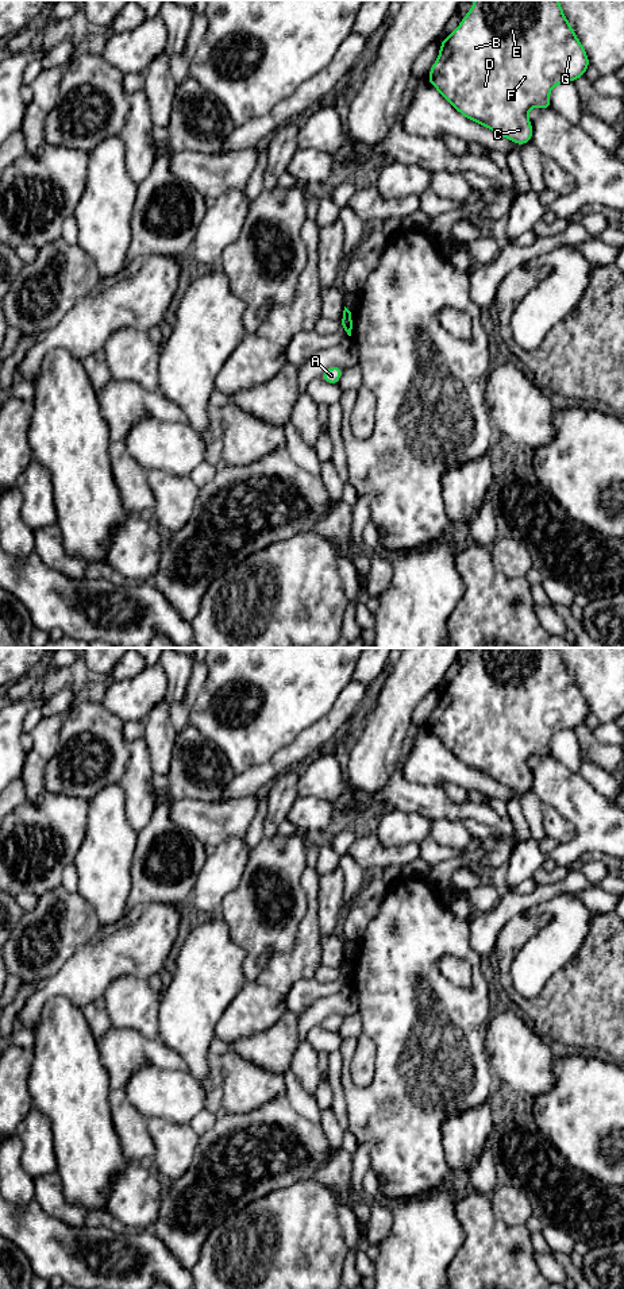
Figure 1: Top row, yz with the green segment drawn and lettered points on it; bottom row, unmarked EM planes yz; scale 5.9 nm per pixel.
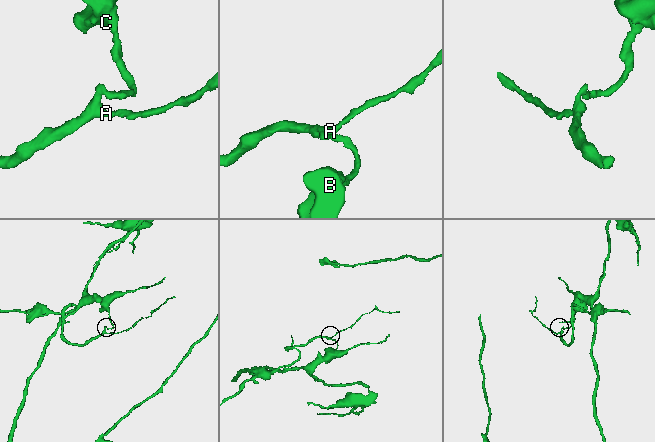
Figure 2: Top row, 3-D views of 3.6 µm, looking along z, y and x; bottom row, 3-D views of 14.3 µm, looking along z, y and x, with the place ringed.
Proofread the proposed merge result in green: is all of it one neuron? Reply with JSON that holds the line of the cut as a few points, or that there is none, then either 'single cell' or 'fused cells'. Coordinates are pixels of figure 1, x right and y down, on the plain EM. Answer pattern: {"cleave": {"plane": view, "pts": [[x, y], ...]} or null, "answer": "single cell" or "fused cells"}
{"cleave": {"plane": "yz", "pts": [[350, 963], [343, 965]]}, "answer": "fused cells"}

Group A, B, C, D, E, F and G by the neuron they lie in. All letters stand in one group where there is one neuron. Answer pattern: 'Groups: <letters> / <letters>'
Groups: A / B C D E F G

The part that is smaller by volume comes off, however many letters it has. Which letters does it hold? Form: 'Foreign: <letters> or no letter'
Foreign: A

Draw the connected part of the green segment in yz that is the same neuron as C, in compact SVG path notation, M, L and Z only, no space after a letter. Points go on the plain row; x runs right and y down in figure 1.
M474 648L459 674L440 690L427 728L466 767L523 794L532 788L534 780L528 759L552 756L551 737L586 723L589 711L559 648Z

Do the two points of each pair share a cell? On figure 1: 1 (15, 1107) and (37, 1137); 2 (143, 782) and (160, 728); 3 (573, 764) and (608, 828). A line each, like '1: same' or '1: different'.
1: different
2: same
3: different

